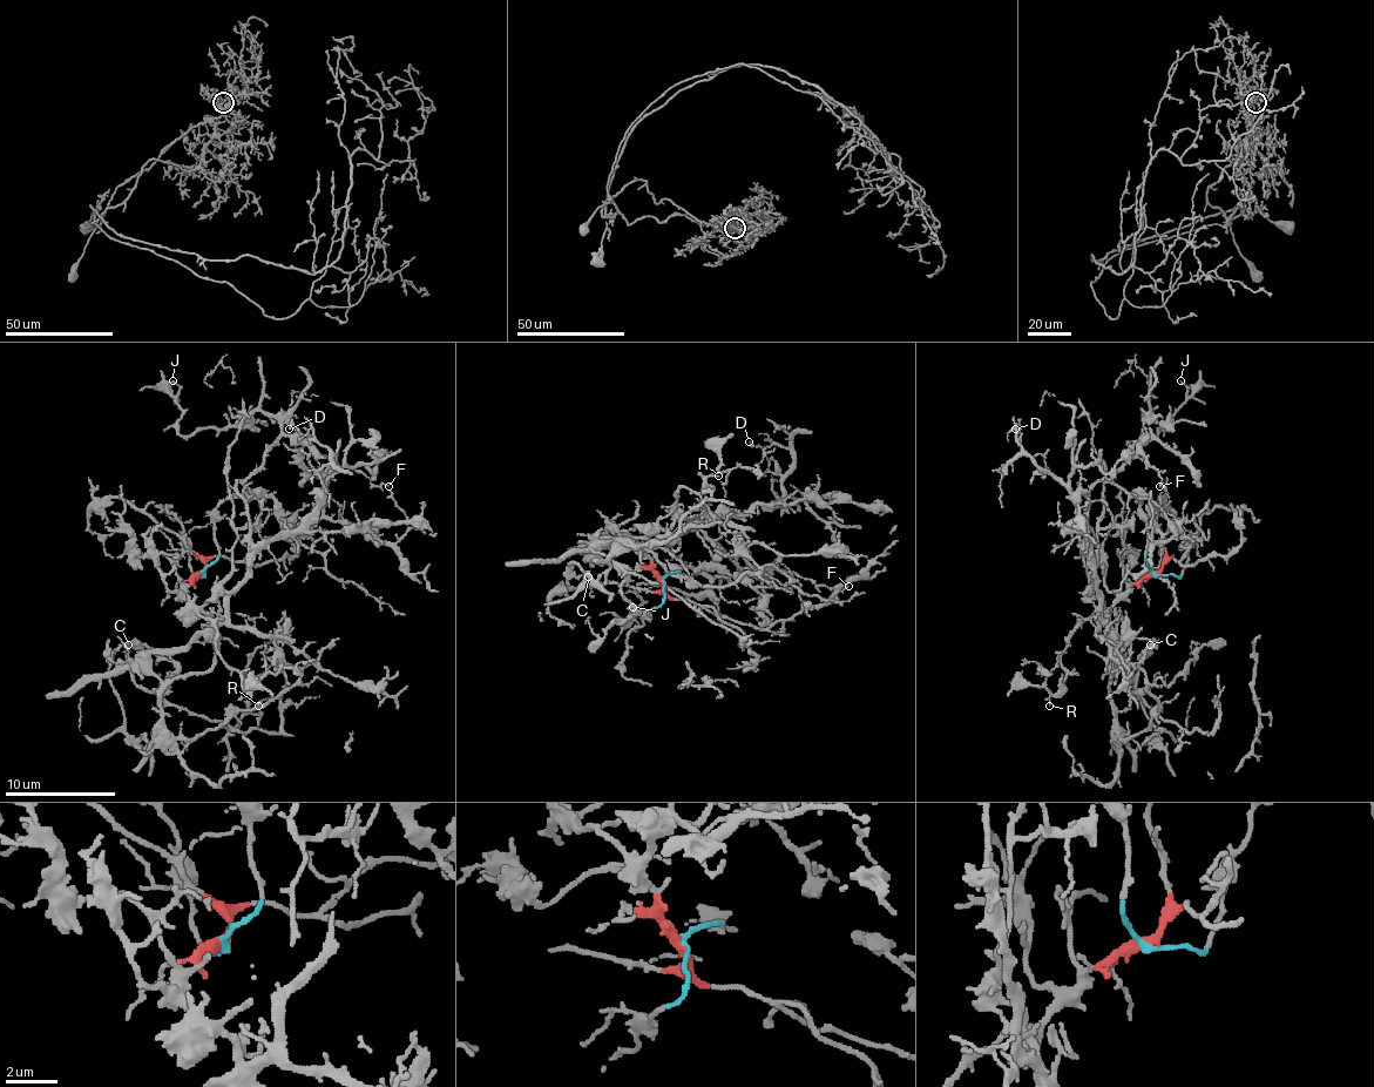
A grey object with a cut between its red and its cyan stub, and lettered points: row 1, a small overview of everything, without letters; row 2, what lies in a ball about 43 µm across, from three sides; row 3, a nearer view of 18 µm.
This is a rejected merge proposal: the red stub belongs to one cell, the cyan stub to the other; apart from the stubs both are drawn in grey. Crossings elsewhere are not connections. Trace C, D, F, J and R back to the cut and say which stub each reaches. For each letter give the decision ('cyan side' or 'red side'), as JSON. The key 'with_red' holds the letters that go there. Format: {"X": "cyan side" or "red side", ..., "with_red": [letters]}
{"C": "red side", "D": "cyan side", "F": "cyan side", "J": "cyan side", "R": "red side", "with_red": ["C", "R"]}

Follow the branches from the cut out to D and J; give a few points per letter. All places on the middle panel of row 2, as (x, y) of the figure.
D: (664, 582), (676, 568), (711, 560), (697, 517), (746, 514), (777, 500), (793, 456), (750, 443)
J: (664, 582), (676, 568), (705, 566), (705, 539), (742, 568), (697, 593), (642, 582), (640, 613), (631, 607)

